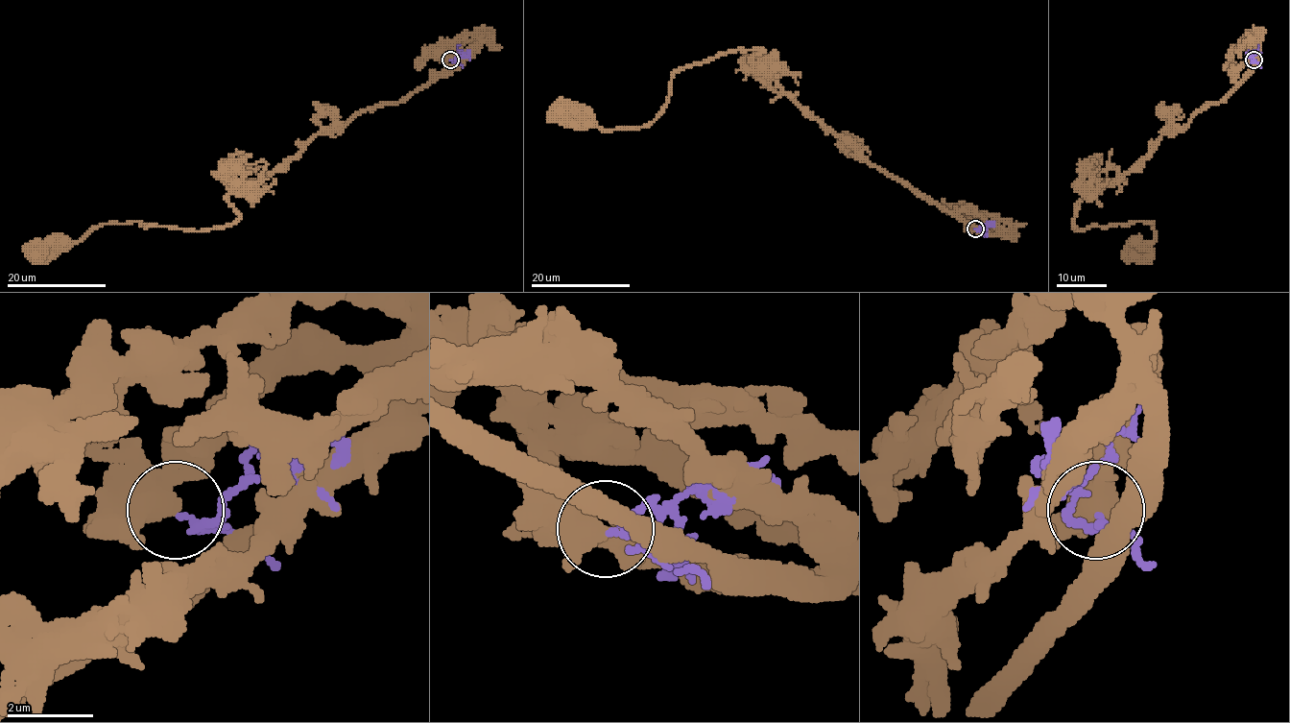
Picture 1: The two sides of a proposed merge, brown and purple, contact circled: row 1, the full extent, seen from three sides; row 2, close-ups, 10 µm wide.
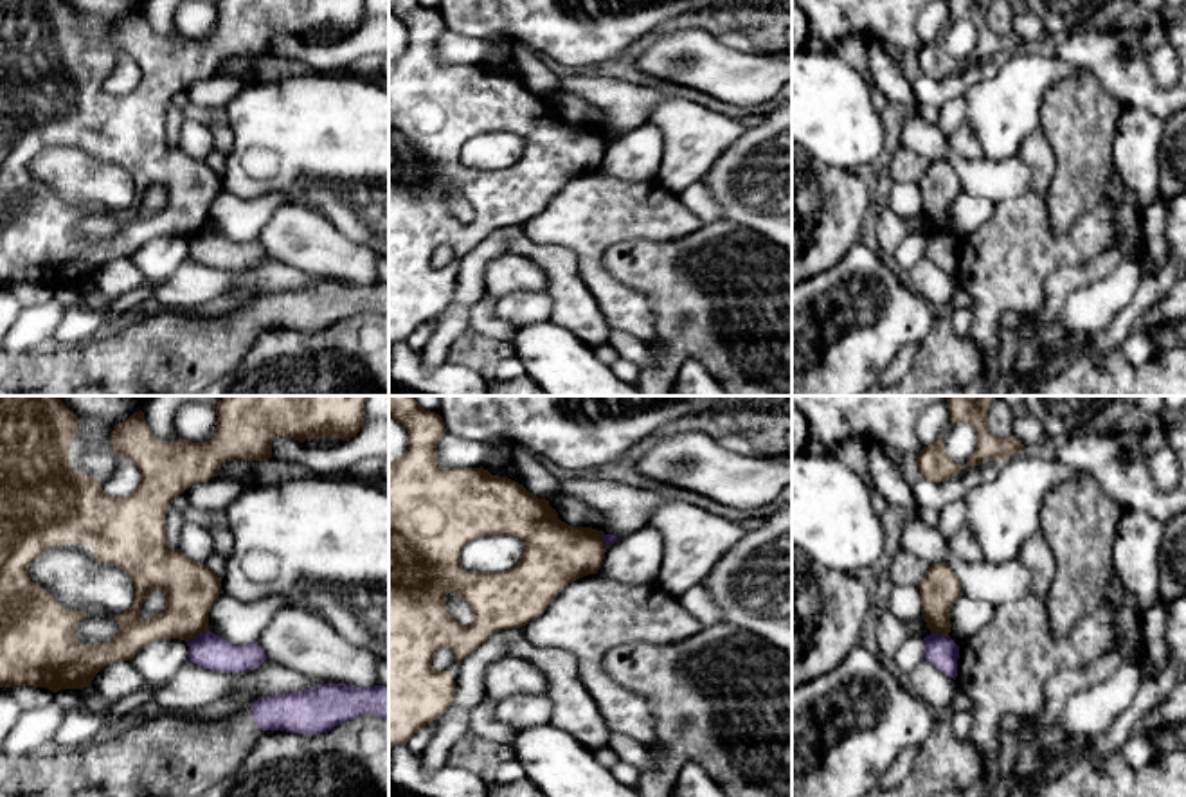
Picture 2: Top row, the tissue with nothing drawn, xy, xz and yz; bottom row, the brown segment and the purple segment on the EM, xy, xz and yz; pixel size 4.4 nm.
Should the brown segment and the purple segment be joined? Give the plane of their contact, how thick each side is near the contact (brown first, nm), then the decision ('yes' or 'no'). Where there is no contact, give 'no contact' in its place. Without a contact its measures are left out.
contact in xy; calibres 240 and 160 nm; no

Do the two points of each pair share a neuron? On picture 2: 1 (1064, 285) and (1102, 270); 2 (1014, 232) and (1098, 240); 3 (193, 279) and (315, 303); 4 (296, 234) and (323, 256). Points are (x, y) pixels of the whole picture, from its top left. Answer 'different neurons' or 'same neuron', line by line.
1: same neuron
2: same neuron
3: different neurons
4: same neuron

